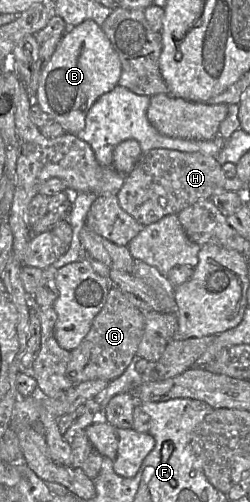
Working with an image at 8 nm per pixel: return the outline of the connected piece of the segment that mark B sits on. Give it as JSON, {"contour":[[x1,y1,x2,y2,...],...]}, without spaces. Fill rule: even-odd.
{"contour":[[85,20,75,27,69,27,63,34,58,47,42,69,33,102,38,103,44,112,64,128,66,133,77,135,85,127,89,109,100,96,118,85,120,76,121,62,110,40,96,22]]}

